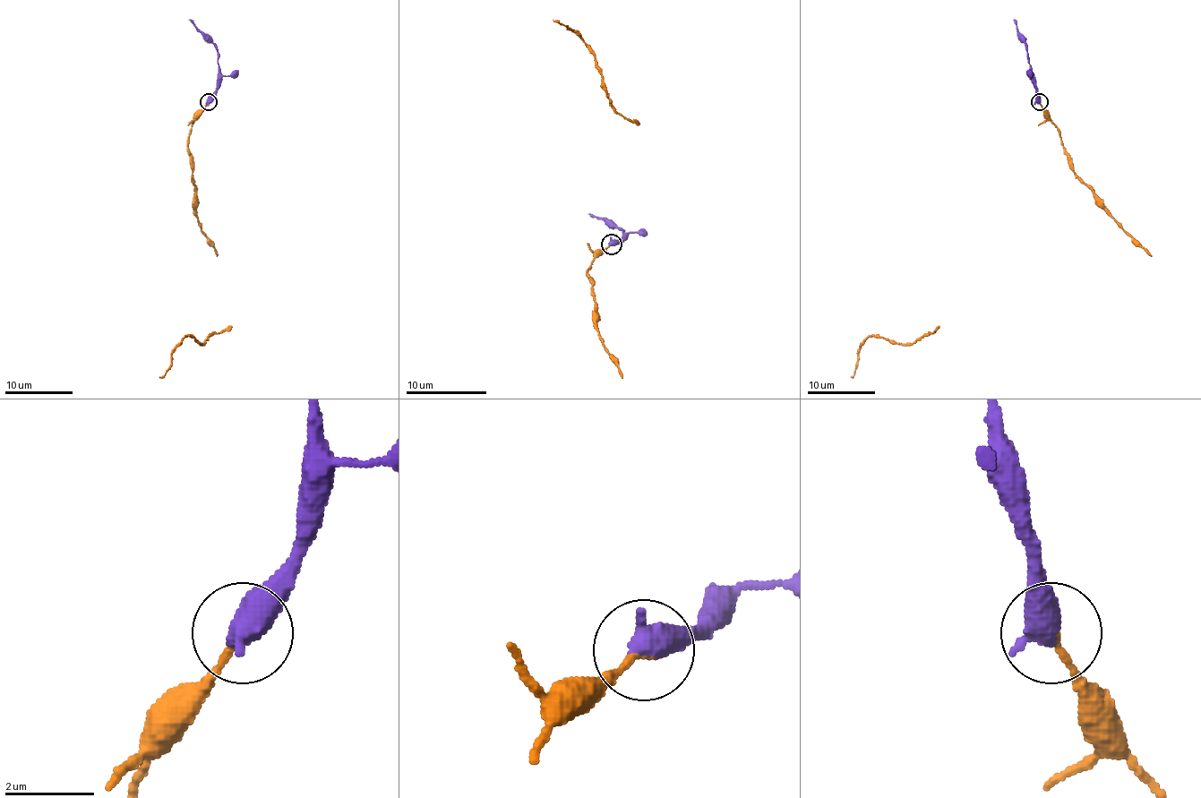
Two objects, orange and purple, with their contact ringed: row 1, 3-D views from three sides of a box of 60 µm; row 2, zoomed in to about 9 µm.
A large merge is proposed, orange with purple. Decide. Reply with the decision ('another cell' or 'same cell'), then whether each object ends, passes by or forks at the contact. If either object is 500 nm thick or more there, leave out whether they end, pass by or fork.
same cell

